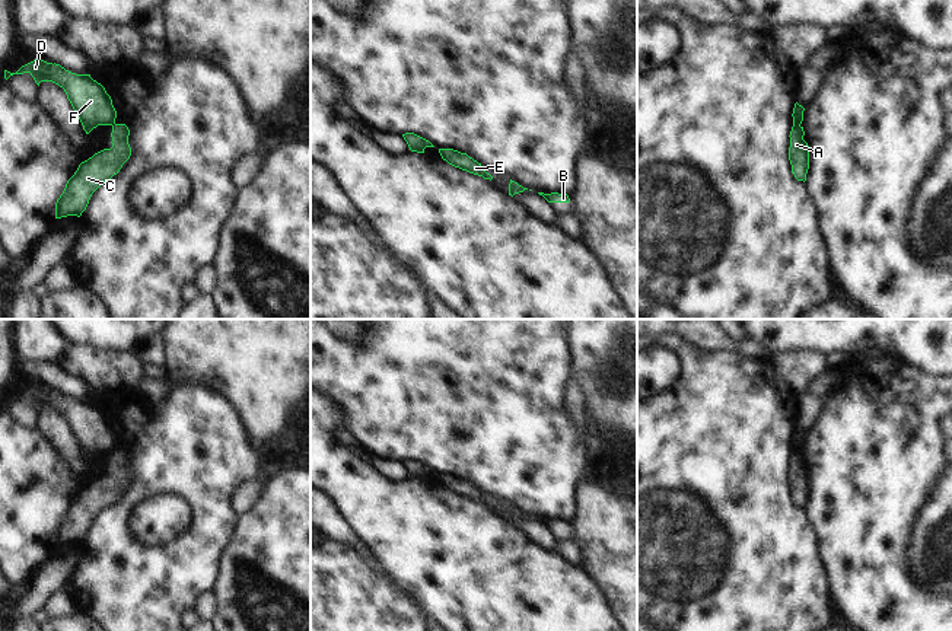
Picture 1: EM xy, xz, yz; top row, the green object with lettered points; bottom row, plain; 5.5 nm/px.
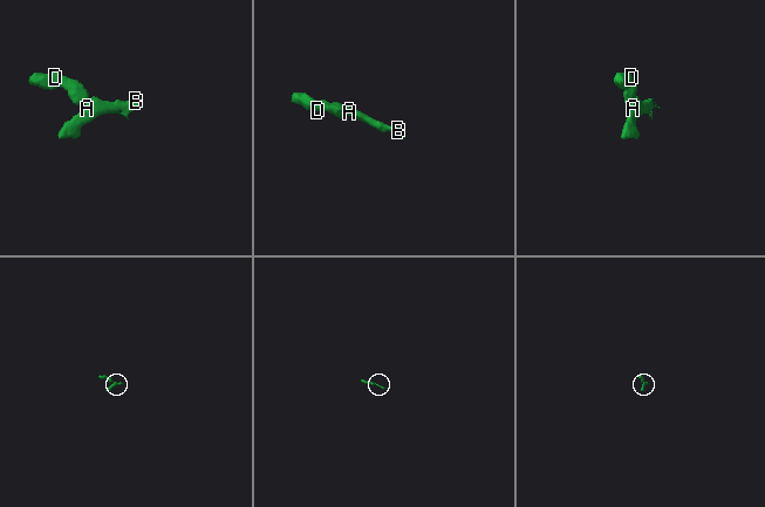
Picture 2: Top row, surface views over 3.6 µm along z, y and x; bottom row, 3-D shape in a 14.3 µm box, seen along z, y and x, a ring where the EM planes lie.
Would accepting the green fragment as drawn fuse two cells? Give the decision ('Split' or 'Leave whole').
Split.

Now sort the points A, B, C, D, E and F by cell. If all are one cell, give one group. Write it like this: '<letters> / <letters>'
A B C E / D F

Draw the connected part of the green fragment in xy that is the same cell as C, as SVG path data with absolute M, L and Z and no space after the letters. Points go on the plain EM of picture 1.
M125 450L112 452L112 474L82 488L55 529L55 545L77 542L86 536L92 520L114 501L131 482L130 456Z

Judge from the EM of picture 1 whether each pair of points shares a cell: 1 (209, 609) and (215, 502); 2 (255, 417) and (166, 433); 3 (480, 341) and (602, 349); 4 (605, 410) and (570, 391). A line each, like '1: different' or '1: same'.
1: different
2: different
3: different
4: different

